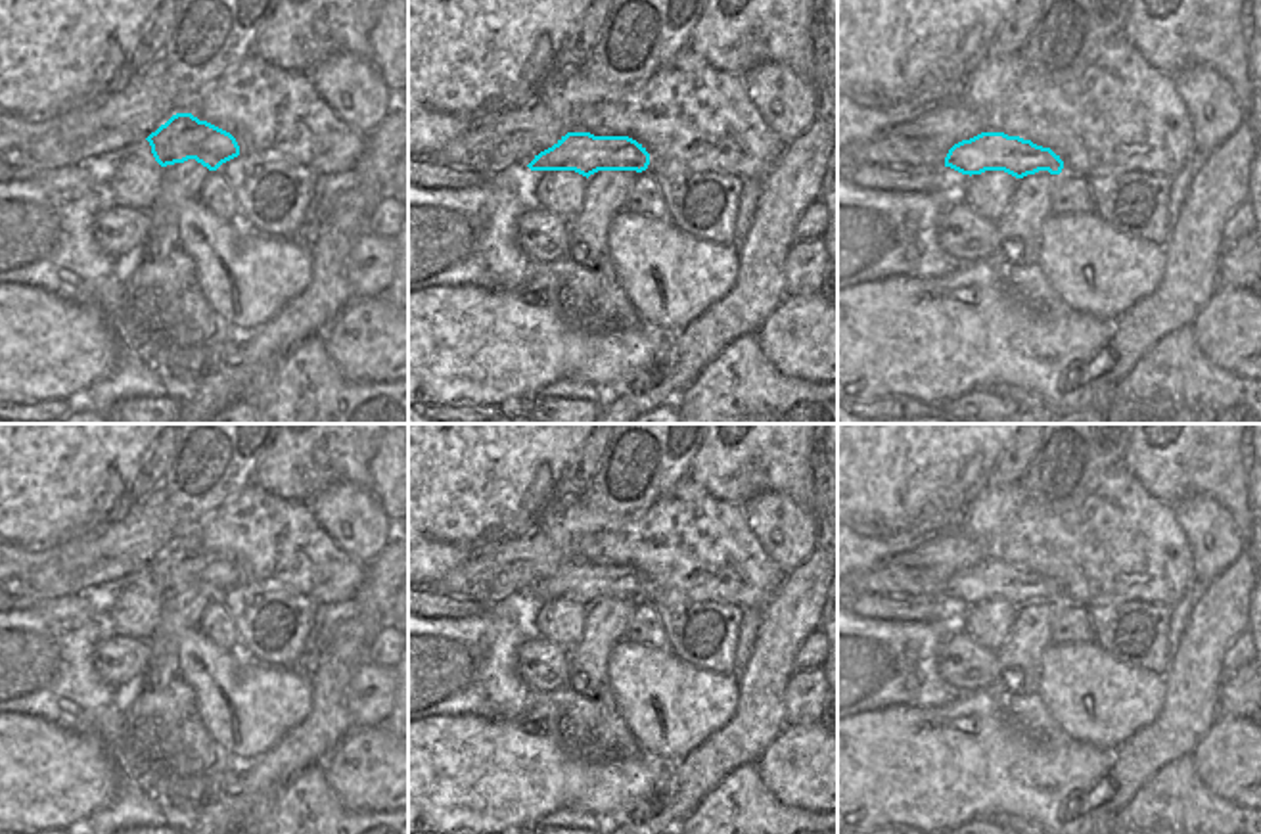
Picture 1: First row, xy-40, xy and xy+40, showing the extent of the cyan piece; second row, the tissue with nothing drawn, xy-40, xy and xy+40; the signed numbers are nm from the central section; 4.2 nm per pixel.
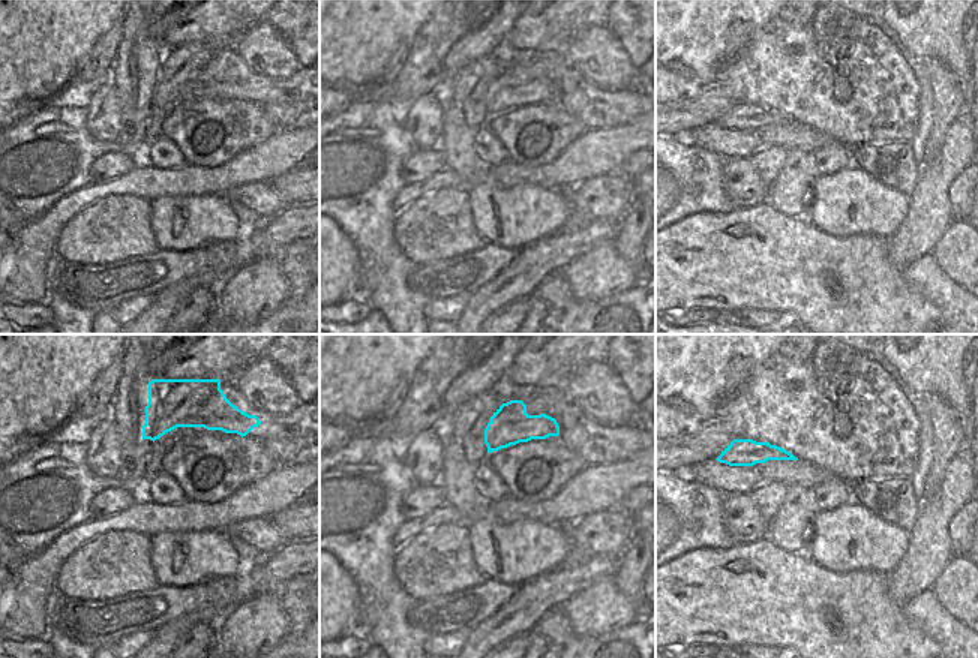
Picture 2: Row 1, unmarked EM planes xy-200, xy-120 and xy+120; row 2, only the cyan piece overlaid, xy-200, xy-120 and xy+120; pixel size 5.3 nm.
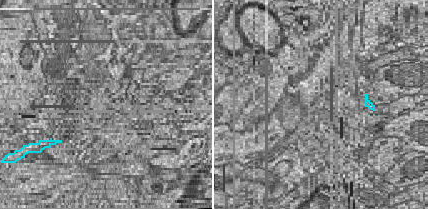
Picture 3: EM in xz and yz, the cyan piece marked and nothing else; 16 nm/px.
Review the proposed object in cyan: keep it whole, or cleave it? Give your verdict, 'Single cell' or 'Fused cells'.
Fused cells.

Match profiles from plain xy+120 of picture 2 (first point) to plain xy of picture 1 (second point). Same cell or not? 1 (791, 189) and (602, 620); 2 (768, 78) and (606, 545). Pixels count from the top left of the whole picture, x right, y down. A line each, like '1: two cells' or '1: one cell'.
1: one cell
2: one cell

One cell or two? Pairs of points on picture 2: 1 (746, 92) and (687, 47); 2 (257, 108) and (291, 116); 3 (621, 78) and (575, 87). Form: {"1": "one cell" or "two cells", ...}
{"1": "two cells", "2": "one cell", "3": "two cells"}

